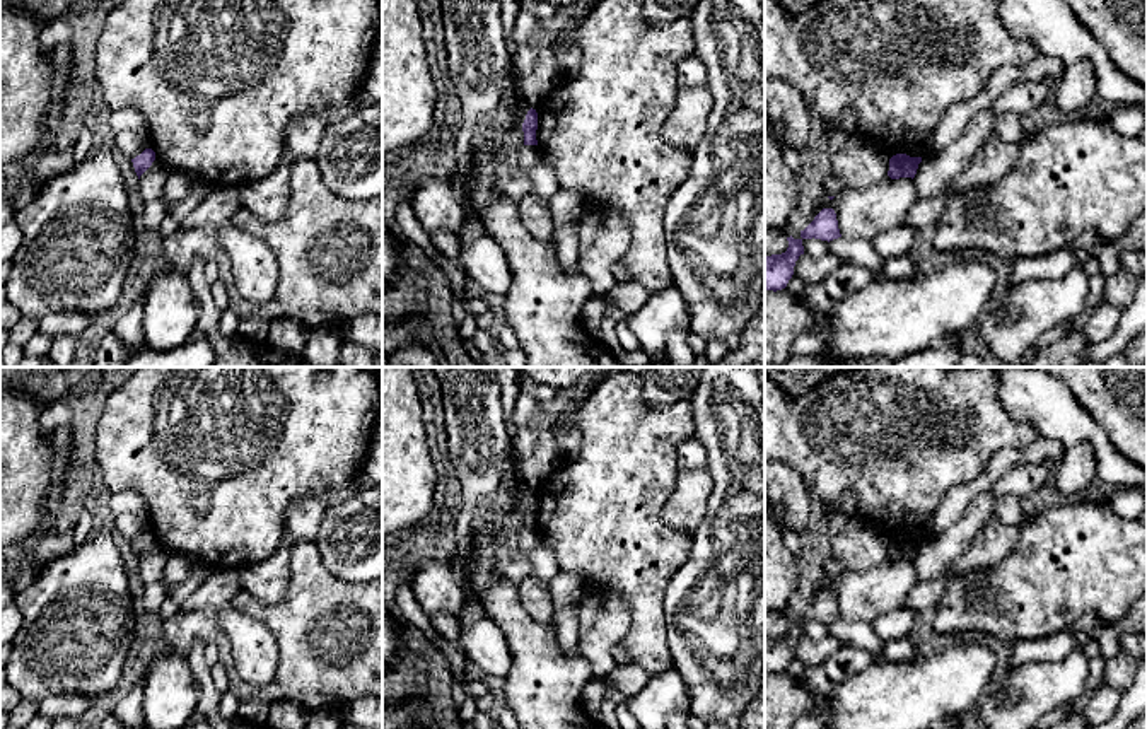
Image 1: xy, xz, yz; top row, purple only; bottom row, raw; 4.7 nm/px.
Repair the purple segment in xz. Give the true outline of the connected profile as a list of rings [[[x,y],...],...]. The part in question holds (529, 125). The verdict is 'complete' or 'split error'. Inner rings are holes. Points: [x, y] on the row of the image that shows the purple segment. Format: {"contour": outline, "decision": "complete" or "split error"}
{"contour": [[[531,108],[522,123],[524,145],[538,145],[536,130],[538,130],[538,113],[536,109]]], "decision": "complete"}

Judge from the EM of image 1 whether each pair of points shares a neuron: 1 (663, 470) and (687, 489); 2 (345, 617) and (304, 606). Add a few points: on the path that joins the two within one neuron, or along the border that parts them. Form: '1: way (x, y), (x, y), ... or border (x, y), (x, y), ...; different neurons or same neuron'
1: border (680, 468), (673, 492), (659, 518); different neurons
2: way (335, 617), (314, 617); same neuron

